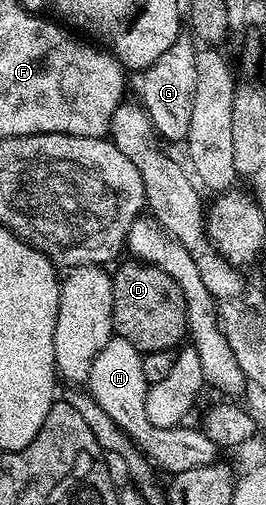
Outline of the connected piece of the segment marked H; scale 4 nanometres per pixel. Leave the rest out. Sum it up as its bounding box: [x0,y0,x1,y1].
[87,336,221,476]

